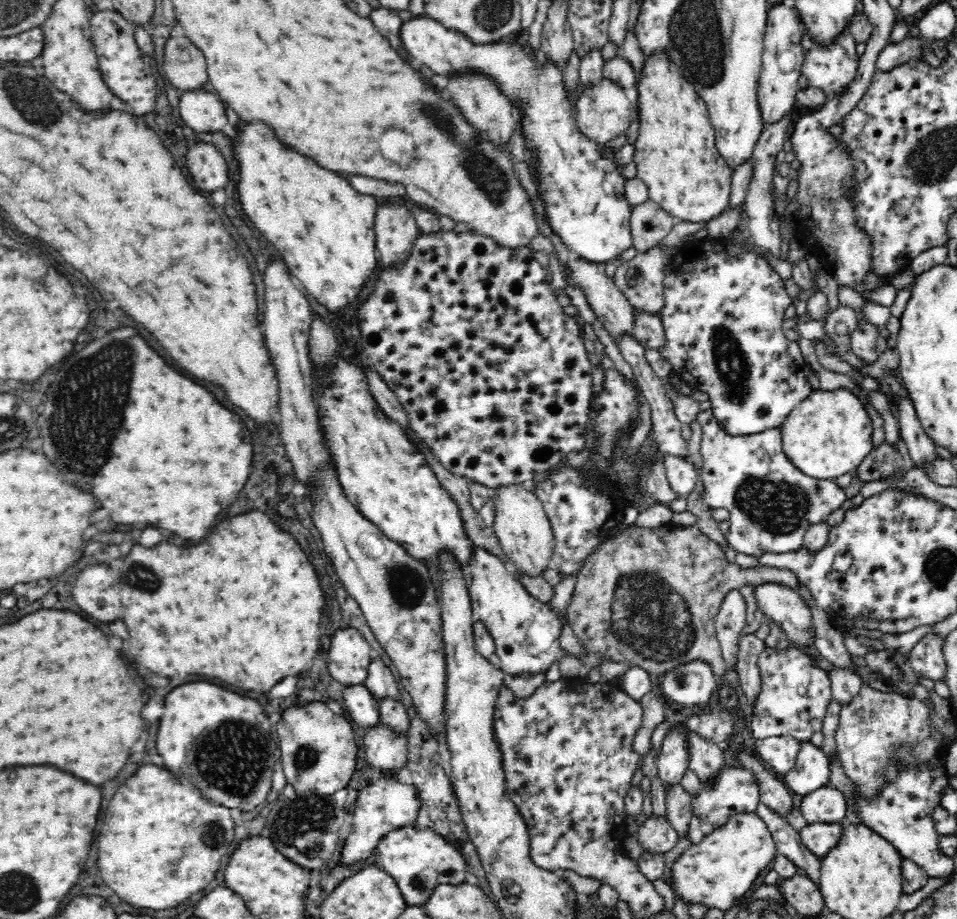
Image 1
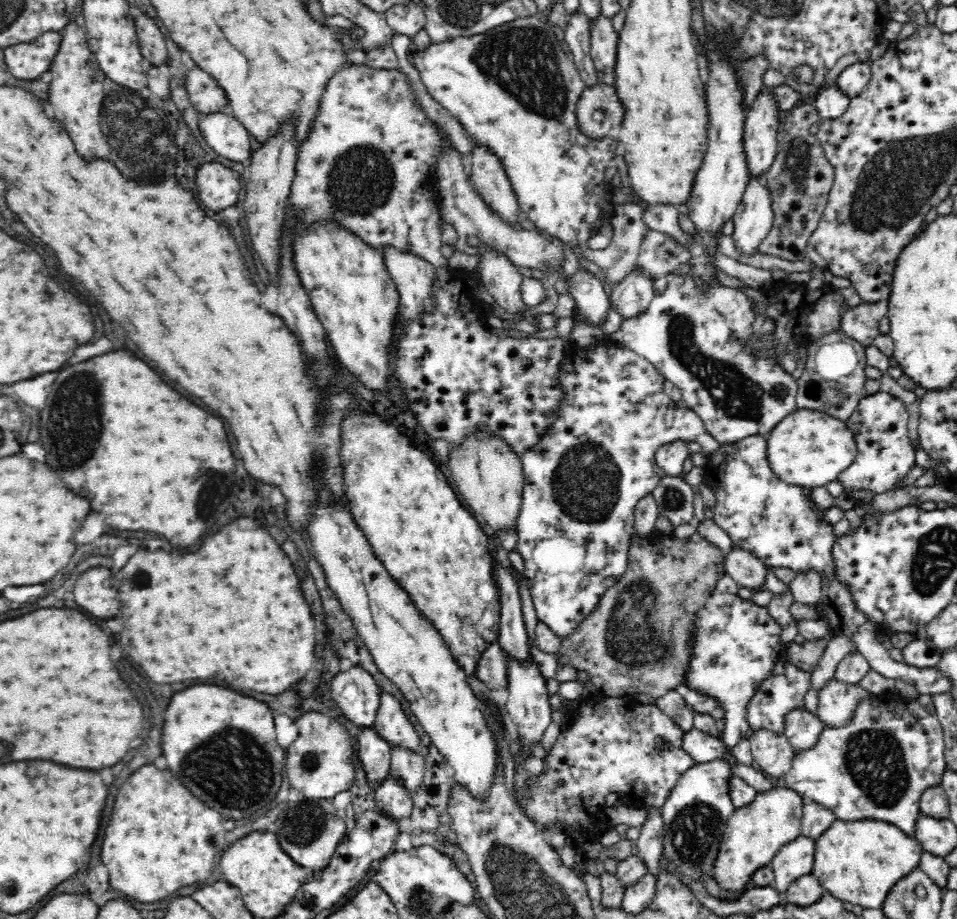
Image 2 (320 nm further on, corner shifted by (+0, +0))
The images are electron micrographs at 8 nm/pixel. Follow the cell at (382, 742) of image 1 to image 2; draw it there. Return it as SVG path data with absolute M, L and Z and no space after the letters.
M390 776L375 790L374 802L378 813L394 821L408 818L413 809L413 800L408 789Z

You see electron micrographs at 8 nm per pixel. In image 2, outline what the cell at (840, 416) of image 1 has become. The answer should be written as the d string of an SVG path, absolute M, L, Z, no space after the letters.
M800 409L784 416L766 435L766 459L772 472L790 485L808 487L825 486L836 481L857 453L856 441L846 423L820 411Z

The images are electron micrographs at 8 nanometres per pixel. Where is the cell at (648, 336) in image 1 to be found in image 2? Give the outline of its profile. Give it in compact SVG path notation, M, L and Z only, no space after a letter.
M633 269L622 282L612 287L611 306L619 310L624 319L644 312L654 298L653 279L649 274Z

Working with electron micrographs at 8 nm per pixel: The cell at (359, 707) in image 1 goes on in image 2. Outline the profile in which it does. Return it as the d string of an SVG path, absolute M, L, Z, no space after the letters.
M361 728L356 738L359 744L358 756L365 771L365 778L371 790L376 790L389 776L391 767L391 748L378 731Z

